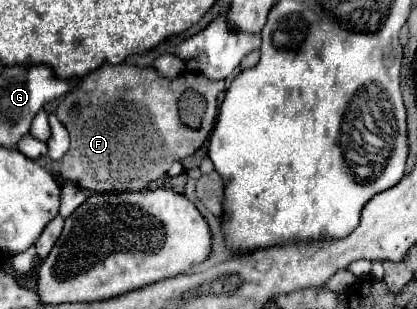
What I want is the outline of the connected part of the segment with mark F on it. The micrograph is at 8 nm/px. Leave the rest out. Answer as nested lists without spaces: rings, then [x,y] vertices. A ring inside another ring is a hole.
[[[105,62],[101,68],[85,74],[79,82],[77,92],[69,92],[63,102],[57,106],[55,114],[65,124],[71,134],[71,148],[61,160],[51,162],[51,174],[61,180],[73,182],[87,192],[133,192],[143,190],[151,180],[161,178],[175,160],[183,160],[191,156],[209,136],[215,116],[217,116],[217,96],[225,90],[223,80],[207,80],[195,72],[183,72],[173,80],[161,78],[153,68],[139,68],[129,64],[109,64]],[[185,88],[193,88],[195,92],[207,98],[207,112],[201,122],[201,128],[191,130],[181,124],[177,114],[177,100],[185,92]],[[73,106],[81,106],[81,116],[71,118],[69,112]]]

